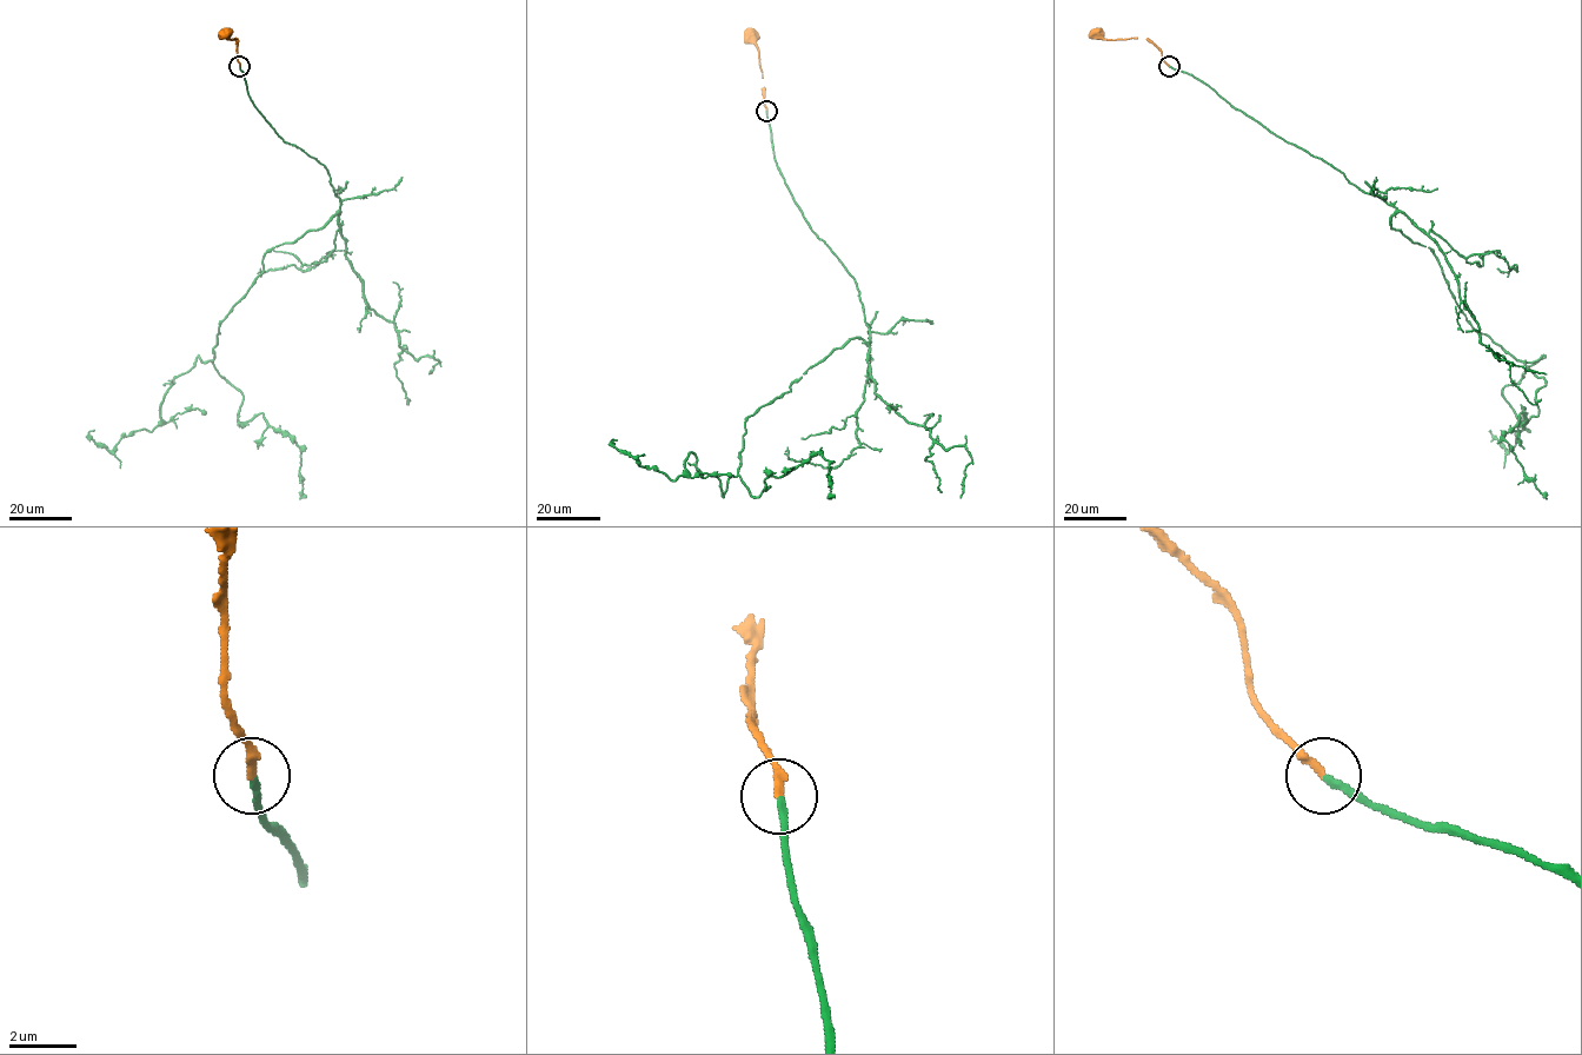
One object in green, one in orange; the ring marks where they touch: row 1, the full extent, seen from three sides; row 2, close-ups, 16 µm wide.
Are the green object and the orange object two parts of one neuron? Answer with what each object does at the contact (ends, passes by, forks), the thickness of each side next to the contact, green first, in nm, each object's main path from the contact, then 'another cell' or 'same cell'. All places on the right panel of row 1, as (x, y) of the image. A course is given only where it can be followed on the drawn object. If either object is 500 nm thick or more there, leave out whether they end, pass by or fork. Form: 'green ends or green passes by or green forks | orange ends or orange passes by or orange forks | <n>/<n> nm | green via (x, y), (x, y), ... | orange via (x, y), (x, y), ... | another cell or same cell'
green ends | orange ends | 200/240 nm | green via (1169, 66), (1395, 207), (1477, 331), (1546, 356), (1503, 389), (1529, 431), (1508, 451), (1489, 430) | orange via (1169, 66), (1162, 51), (1147, 39), (1105, 39), (1099, 32) | same cell

